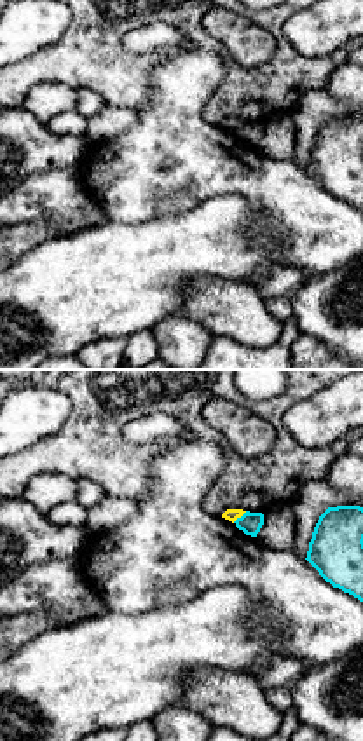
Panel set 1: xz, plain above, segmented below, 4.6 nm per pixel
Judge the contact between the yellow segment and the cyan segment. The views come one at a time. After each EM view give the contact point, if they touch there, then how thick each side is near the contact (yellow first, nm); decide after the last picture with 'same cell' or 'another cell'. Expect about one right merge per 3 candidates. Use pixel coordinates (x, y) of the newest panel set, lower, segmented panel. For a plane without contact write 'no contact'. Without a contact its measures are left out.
contact (239, 516); calibres 60 and 100 nm

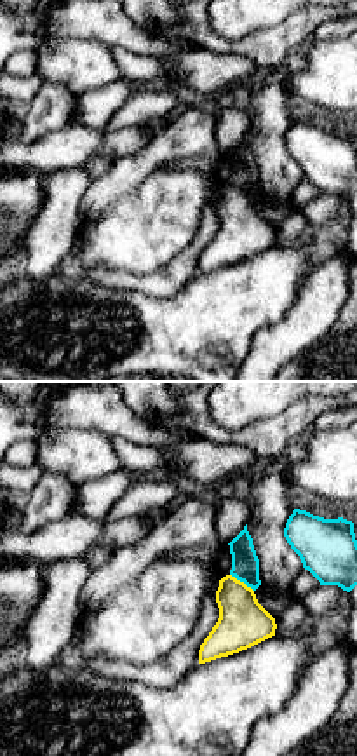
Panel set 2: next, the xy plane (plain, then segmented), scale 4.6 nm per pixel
contact (242, 582); calibres 220 and 130 nm

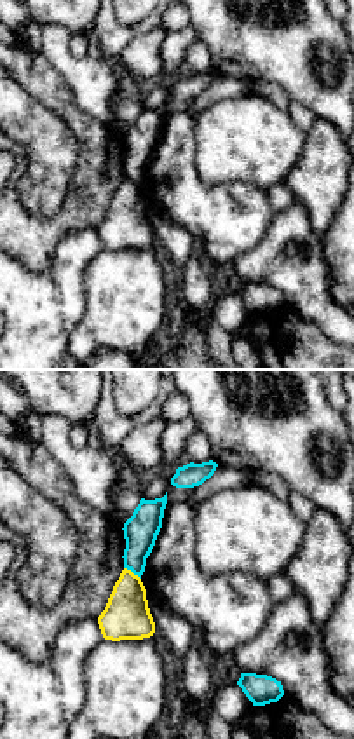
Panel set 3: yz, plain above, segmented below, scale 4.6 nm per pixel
contact (131, 572); calibres 220 and 160 nm

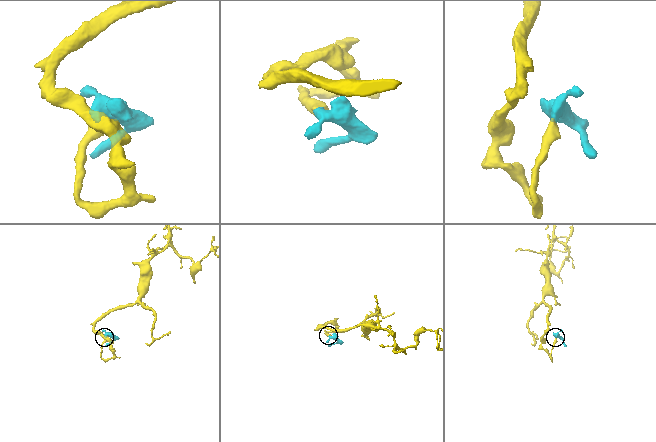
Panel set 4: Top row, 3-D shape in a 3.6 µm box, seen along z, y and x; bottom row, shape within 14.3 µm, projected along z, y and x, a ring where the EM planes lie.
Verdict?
another cell

